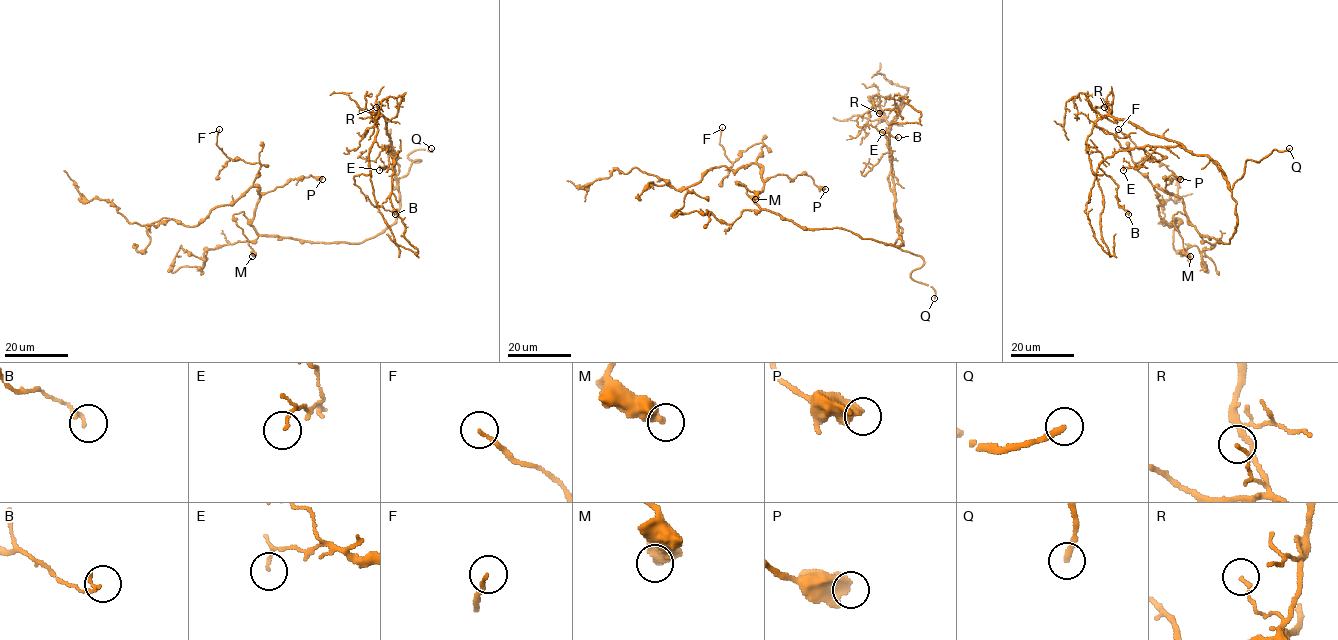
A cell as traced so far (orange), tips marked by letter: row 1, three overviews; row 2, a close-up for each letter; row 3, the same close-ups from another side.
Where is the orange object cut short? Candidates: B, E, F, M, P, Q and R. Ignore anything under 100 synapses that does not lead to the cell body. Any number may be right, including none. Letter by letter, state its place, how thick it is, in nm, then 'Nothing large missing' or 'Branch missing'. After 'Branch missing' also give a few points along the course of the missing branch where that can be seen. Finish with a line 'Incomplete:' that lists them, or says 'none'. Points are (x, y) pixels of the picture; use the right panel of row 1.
B: Place: (1128, 214). Thickness 150 nm. Nothing large missing
E: Place: (1123, 170). Thickness 70 nm. Nothing large missing
F: Place: (1118, 129). Thickness 130 nm. Nothing large missing
M: Place: (1190, 256). Thickness 550 nm. Nothing large missing
P: Place: (1180, 179). Thickness 600 nm. Nothing large missing
Q: Place: (1289, 148). Thickness 240 nm. Branch missing
R: Place: (1104, 107). Thickness 130 nm. Nothing large missing
Incomplete: Q

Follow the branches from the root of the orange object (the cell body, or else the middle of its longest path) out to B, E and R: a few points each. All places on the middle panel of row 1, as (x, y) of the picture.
B: (843, 229), (864, 239), (902, 244), (895, 217), (889, 123), (874, 95), (857, 125), (898, 137)
E: (843, 229), (864, 239), (902, 244), (895, 217), (895, 194), (888, 180), (891, 151), (882, 132)
R: (843, 229), (864, 239), (902, 244), (895, 217), (889, 123), (879, 113)

